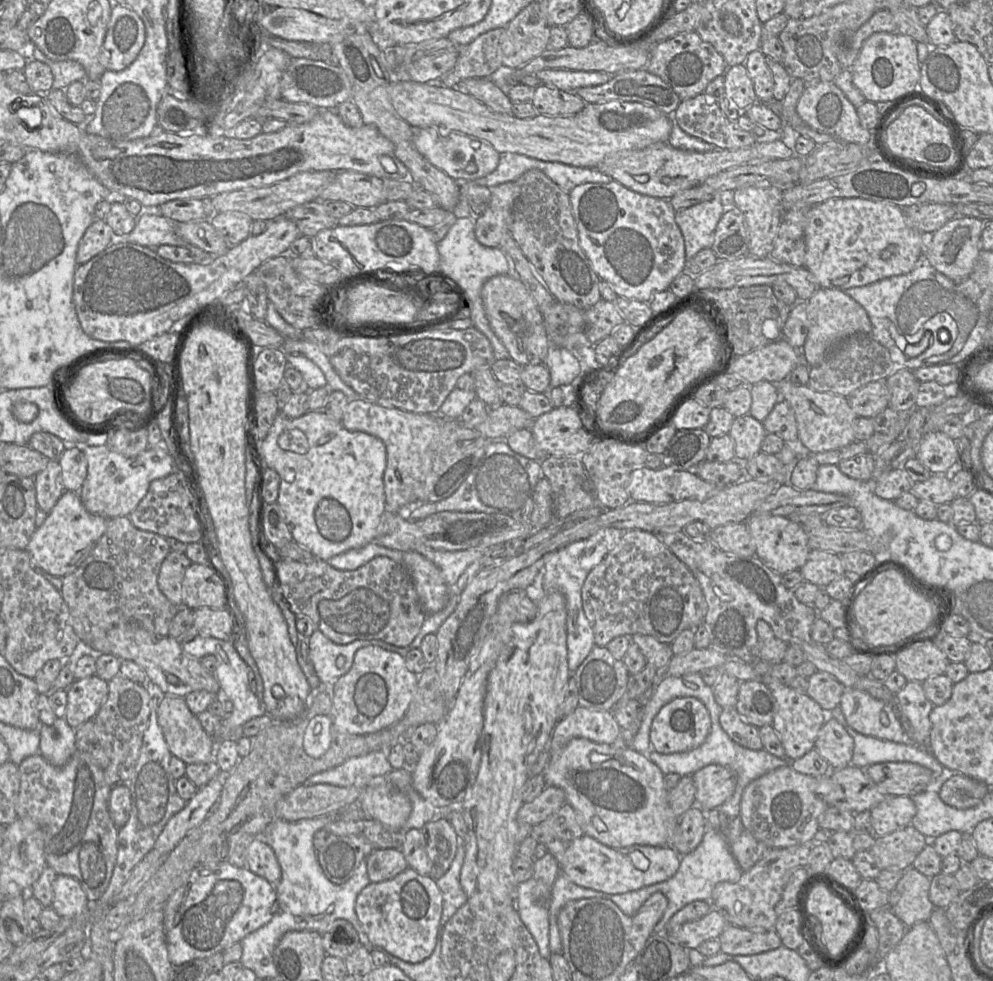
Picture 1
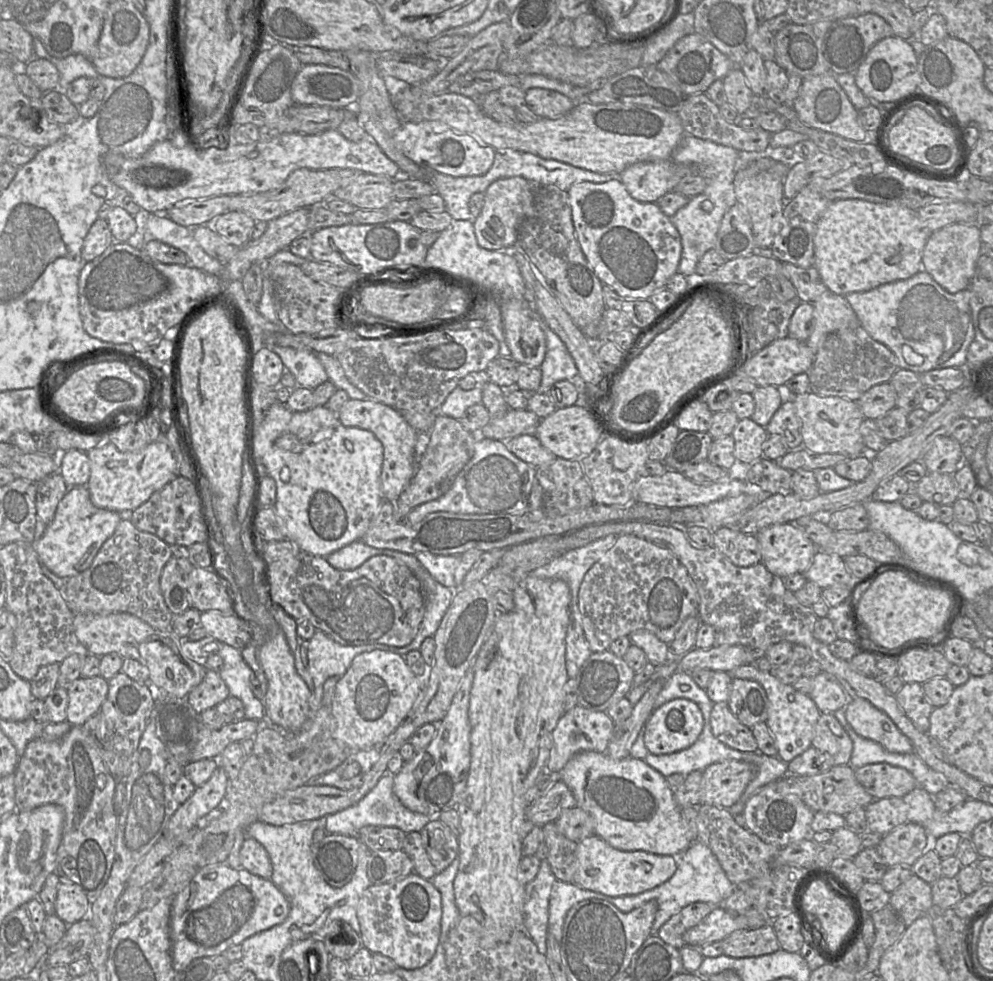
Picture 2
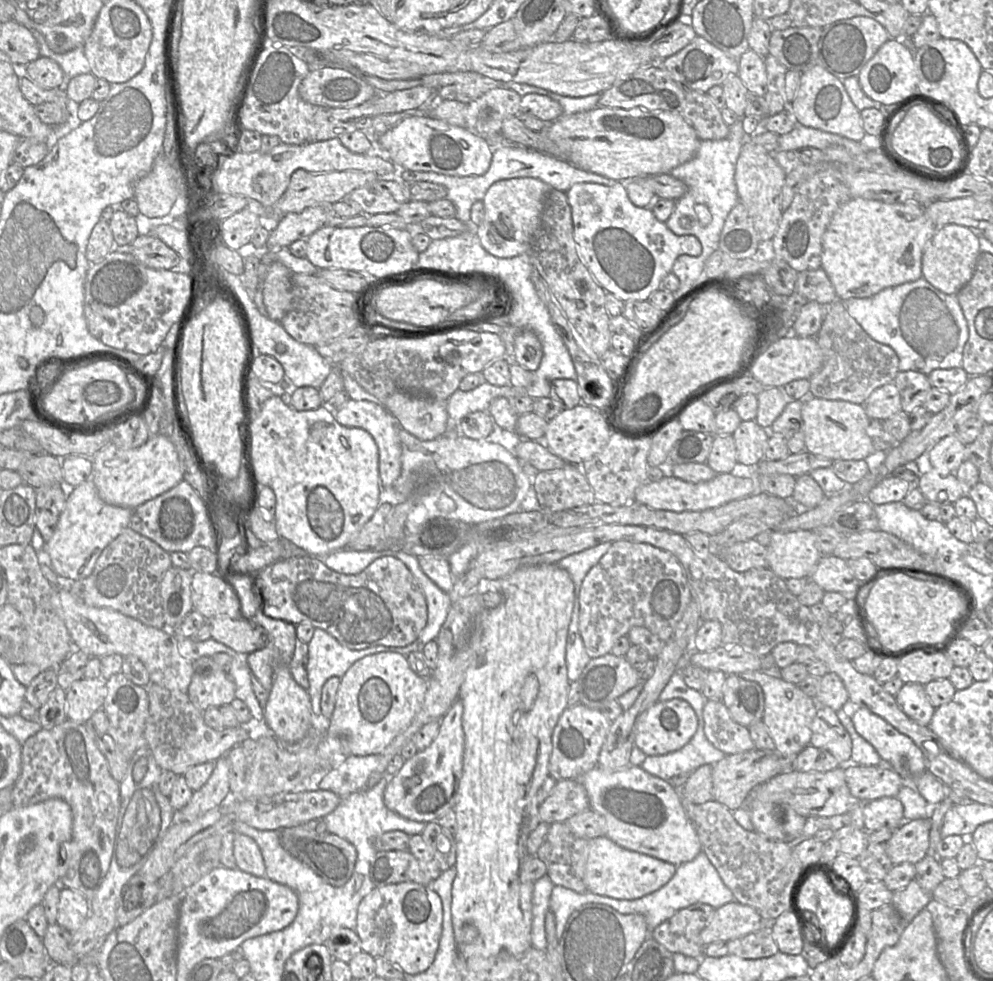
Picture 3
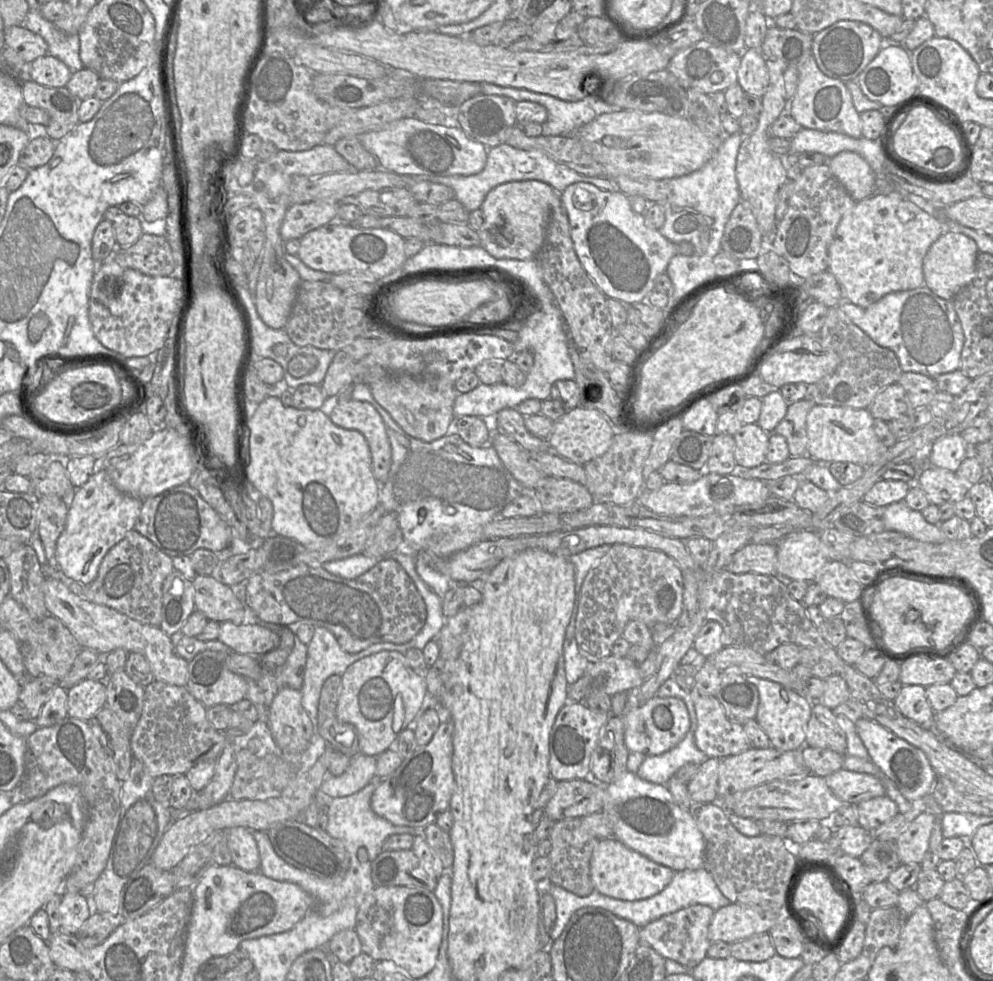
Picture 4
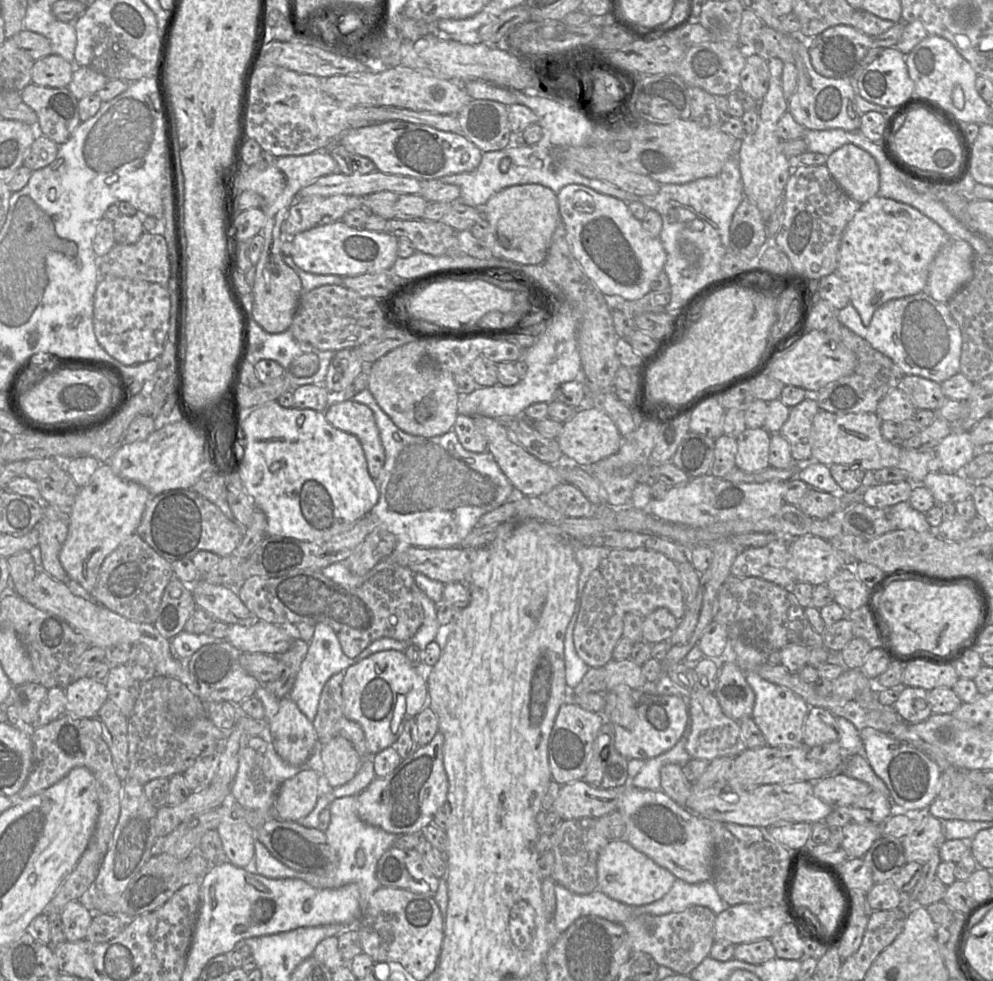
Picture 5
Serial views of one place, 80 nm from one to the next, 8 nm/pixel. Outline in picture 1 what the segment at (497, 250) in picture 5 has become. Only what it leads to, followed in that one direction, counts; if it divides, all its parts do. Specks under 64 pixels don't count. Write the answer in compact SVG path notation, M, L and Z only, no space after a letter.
M506 182L490 188L491 198L487 209L475 217L477 241L489 248L500 247L505 234L510 233L513 206L520 195L516 182Z

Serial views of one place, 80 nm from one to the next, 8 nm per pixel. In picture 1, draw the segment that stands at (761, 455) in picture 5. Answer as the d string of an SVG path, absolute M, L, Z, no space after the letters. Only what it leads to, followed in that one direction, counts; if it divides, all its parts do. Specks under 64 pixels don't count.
M748 413L735 417L728 434L735 442L735 456L749 460L761 451L767 432L762 422Z

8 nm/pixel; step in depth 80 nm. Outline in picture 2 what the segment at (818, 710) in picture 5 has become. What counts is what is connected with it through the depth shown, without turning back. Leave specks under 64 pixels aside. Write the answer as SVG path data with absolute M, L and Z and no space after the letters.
M821 713L812 746L829 753L835 765L850 764L853 742L833 713Z

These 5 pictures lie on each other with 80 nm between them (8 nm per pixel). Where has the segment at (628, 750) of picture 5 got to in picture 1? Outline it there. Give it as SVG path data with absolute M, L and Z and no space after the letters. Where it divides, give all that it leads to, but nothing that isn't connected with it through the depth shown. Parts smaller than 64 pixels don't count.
M694 697L676 698L661 708L650 730L652 749L661 754L686 752L702 745L711 731L711 718L706 706Z

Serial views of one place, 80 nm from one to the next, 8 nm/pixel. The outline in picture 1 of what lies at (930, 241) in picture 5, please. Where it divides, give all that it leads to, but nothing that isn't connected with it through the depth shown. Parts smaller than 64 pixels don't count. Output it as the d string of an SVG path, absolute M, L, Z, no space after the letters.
M830 198L812 206L808 212L805 242L804 267L813 275L818 286L846 290L911 272L924 261L927 237L908 225L903 209L897 205L864 198Z

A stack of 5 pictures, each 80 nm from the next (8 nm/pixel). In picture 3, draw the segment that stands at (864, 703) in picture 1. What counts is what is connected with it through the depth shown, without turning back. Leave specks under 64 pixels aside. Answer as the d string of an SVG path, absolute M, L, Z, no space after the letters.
M855 707L851 717L857 733L889 762L906 783L926 771L923 753L906 735L867 708Z

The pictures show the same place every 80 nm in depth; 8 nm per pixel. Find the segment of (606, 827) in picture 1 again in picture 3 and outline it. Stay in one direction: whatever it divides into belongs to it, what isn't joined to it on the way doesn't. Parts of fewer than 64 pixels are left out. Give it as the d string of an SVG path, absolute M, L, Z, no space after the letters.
M633 765L622 769L596 766L579 780L587 791L590 808L606 821L606 836L617 845L676 866L692 861L702 851L694 824L681 806L679 790L666 780Z

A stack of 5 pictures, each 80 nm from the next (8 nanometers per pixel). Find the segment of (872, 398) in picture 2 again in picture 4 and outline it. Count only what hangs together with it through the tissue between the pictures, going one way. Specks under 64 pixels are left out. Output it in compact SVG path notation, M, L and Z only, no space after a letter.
M894 383L883 388L869 406L869 411L875 419L885 422L909 414L909 404L904 389Z

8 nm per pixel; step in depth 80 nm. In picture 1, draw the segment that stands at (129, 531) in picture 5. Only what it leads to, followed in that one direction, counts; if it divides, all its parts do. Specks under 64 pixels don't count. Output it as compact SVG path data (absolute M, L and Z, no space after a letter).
M64 491L45 522L32 534L26 550L32 562L53 576L63 578L74 572L86 559L107 528L108 519L89 513L83 506L79 492Z

